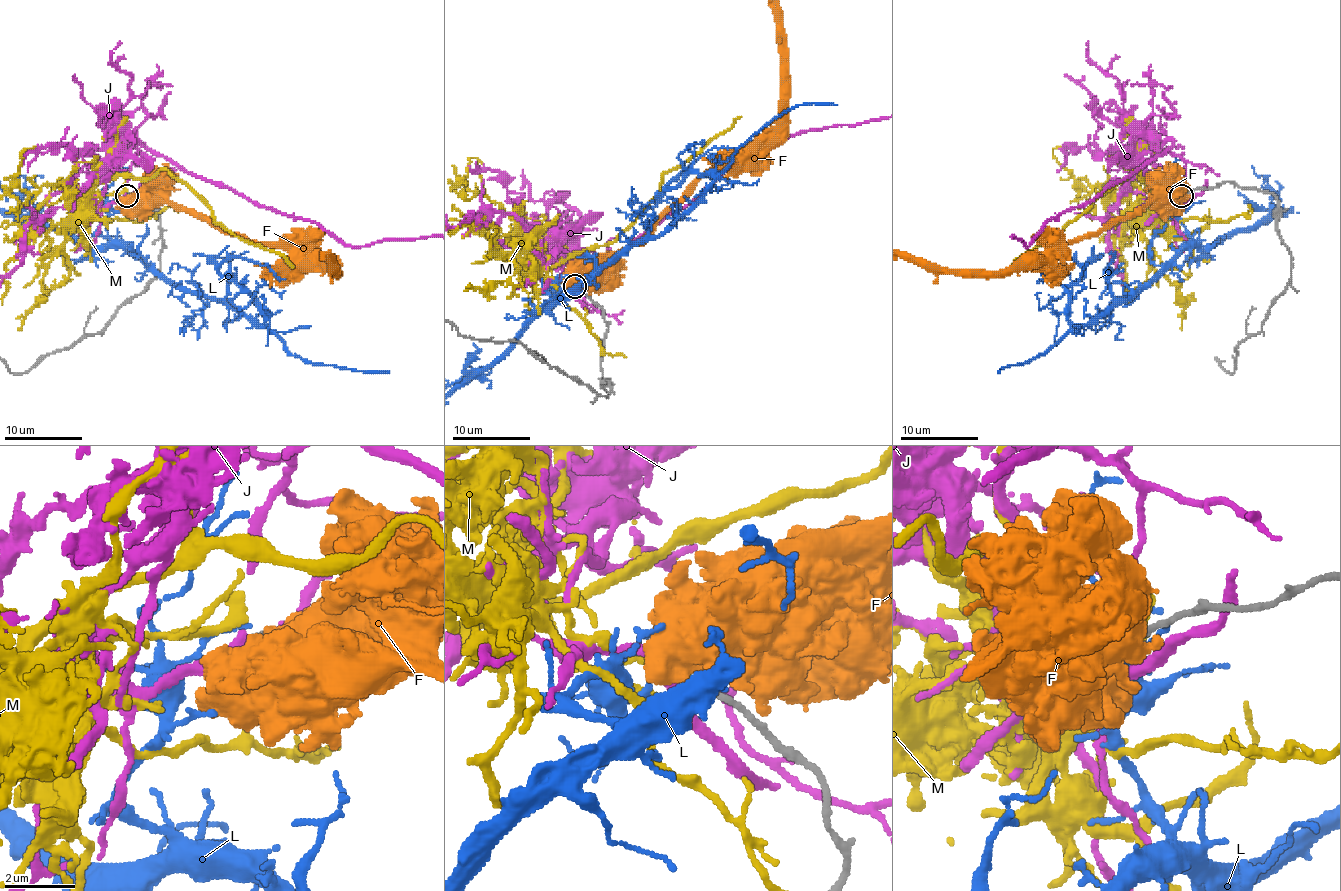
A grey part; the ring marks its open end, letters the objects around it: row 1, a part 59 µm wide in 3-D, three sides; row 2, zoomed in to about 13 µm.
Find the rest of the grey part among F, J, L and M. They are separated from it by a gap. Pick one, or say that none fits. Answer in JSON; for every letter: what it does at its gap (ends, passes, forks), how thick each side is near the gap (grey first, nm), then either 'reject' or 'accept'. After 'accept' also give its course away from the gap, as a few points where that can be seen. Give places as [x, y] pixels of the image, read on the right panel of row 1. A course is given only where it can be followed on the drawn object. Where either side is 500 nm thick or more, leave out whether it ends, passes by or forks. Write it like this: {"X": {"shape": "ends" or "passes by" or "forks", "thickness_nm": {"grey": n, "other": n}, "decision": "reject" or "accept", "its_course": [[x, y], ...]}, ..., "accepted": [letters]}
{"F": {"thickness_nm": {"grey": 180, "other": 750}, "decision": "reject"}, "J": {"shape": "ends", "thickness_nm": {"grey": 180, "other": 280}, "decision": "reject"}, "L": {"shape": "ends", "thickness_nm": {"grey": 180, "other": 130}, "decision": "reject"}, "M": {"shape": "ends", "thickness_nm": {"grey": 180, "other": 400}, "decision": "reject"}, "accepted": []}

